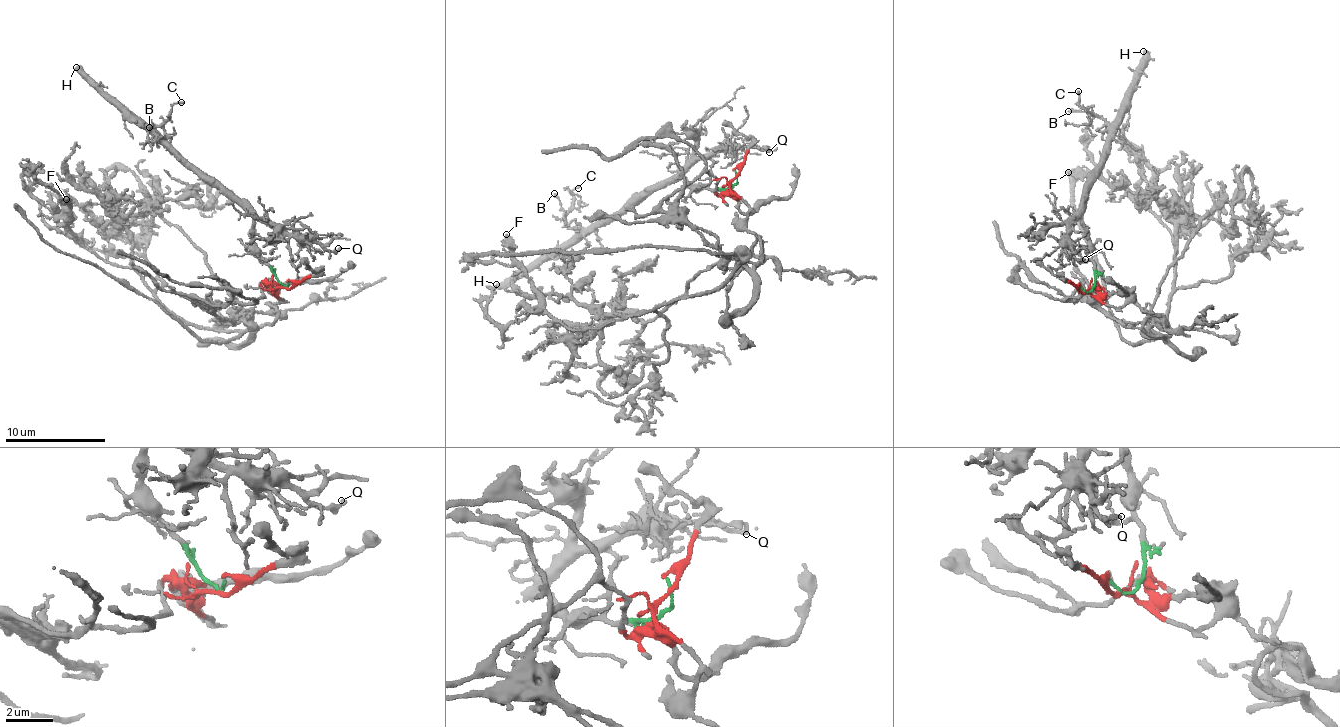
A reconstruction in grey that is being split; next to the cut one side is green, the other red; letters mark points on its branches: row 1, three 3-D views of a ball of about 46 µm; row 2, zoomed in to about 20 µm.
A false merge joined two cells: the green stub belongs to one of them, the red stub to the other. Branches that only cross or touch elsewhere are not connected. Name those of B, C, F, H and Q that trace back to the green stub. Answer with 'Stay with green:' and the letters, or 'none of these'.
Stay with green: B, C, H, Q

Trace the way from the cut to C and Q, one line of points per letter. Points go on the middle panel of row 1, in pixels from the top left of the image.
C: (737, 175), (726, 189), (679, 178), (651, 187), (587, 228), (571, 227), (567, 211), (578, 187)
Q: (737, 175), (738, 180), (726, 189), (689, 184), (685, 173), (692, 165), (719, 151), (757, 147), (769, 151)

